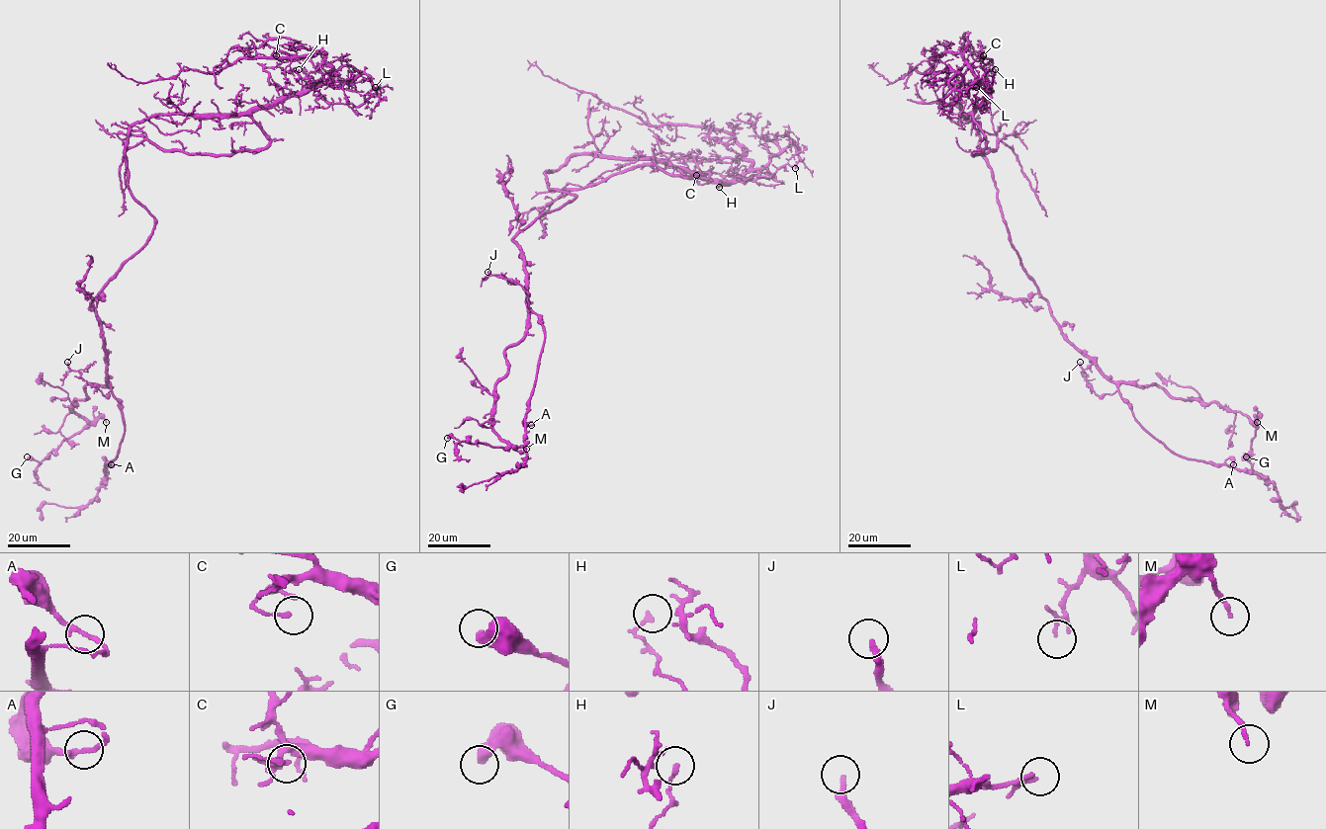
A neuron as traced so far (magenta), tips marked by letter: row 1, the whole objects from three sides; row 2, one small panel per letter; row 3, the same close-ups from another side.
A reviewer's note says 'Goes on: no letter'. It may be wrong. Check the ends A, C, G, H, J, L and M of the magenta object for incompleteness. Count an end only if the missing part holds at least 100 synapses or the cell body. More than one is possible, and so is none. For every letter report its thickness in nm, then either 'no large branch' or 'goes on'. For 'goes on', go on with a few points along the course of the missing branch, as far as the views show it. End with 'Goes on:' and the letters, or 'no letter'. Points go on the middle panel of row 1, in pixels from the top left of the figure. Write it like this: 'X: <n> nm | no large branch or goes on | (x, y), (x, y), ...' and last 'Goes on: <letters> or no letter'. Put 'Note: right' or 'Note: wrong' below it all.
A: 190 nm | no large branch
C: 150 nm | no large branch
G: 380 nm | no large branch
H: 100 nm | no large branch
J: 200 nm | no large branch
L: 70 nm | no large branch
M: 150 nm | no large branch
Goes on: no letter
Note: right

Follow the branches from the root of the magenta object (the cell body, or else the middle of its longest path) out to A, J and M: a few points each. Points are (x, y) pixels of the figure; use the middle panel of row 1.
A: (548, 187), (574, 198), (542, 213), (513, 239), (524, 261), (526, 304), (544, 334), (524, 419), (531, 425)
J: (548, 187), (574, 198), (542, 213), (513, 239), (524, 261), (531, 309), (520, 285), (487, 272)
M: (548, 187), (574, 198), (513, 239), (527, 329), (495, 385), (493, 430), (526, 449)

